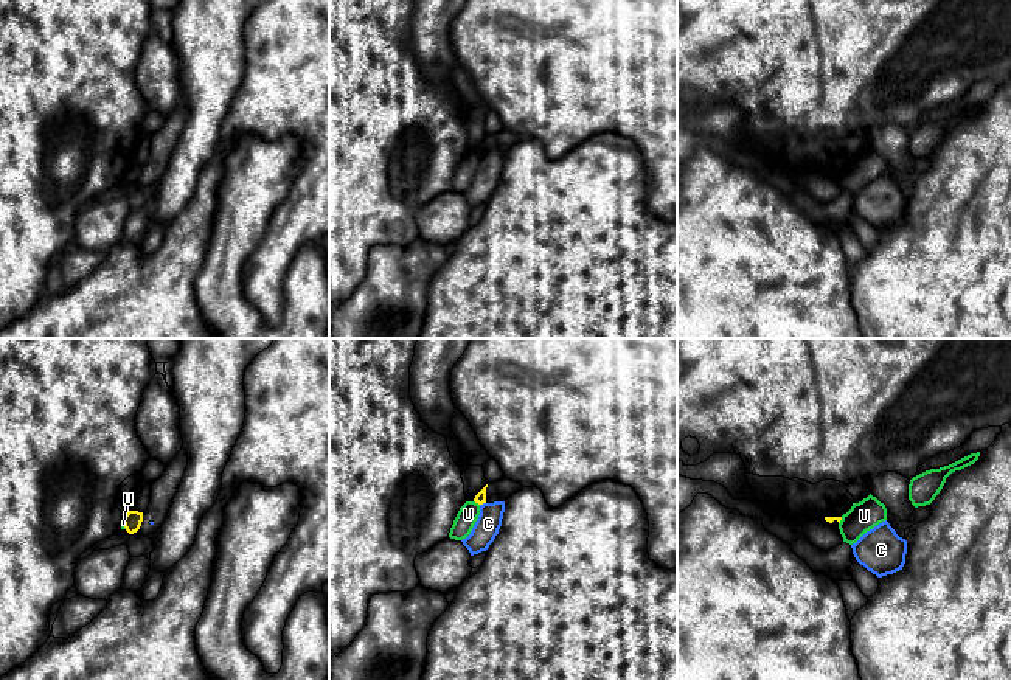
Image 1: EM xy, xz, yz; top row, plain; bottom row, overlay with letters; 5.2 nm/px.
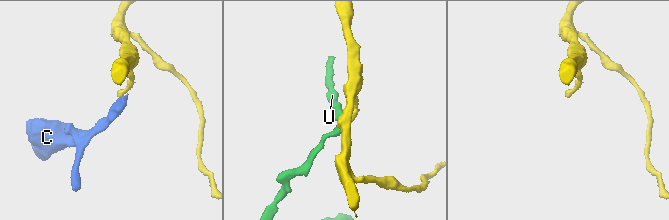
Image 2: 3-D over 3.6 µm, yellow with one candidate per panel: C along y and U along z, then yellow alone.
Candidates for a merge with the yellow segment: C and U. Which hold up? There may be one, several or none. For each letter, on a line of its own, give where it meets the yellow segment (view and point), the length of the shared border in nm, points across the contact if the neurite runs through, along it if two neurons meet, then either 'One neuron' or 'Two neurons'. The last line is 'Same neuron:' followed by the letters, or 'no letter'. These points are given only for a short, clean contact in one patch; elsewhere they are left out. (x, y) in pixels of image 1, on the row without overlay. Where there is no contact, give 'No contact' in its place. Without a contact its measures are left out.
C: Touches yellow at xz (482, 156). Shared border 40 nm. Boundary: xz (485, 154), (480, 157). Two neurons
U: Touches yellow at xz (477, 154). Shared border 40 nm. Boundary: xz (474, 152), (479, 157). Two neurons
Same neuron: no letter

